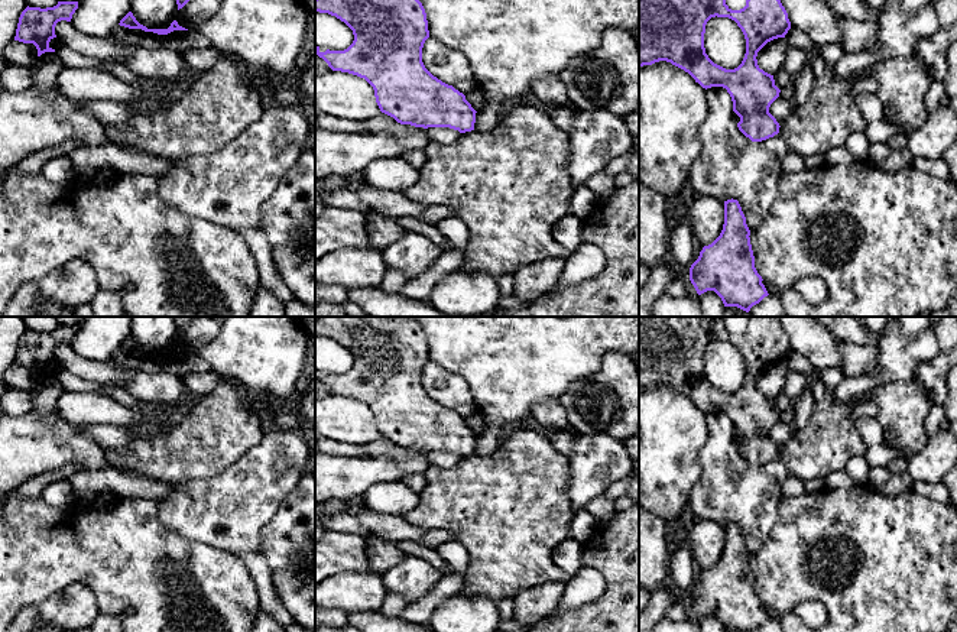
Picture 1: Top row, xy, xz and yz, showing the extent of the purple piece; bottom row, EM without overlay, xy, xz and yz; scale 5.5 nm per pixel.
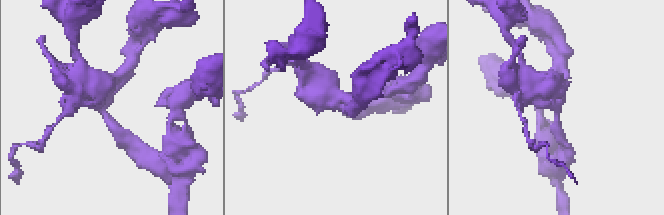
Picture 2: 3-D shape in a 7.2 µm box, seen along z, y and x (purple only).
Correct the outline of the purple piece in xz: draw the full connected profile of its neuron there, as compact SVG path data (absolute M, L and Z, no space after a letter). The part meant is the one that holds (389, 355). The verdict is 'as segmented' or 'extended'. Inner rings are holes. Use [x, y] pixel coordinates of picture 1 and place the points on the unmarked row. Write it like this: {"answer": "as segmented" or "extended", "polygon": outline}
{"answer": "as segmented", "polygon": "M321 317L315 323L315 336L328 337L344 346L354 359L353 367L344 375L319 375L315 369L315 379L322 382L332 395L348 396L364 402L374 414L376 427L382 437L393 441L400 448L415 451L450 451L460 457L474 454L476 434L465 424L465 419L434 401L422 386L422 372L429 362L426 337L422 327L411 317Z"}

